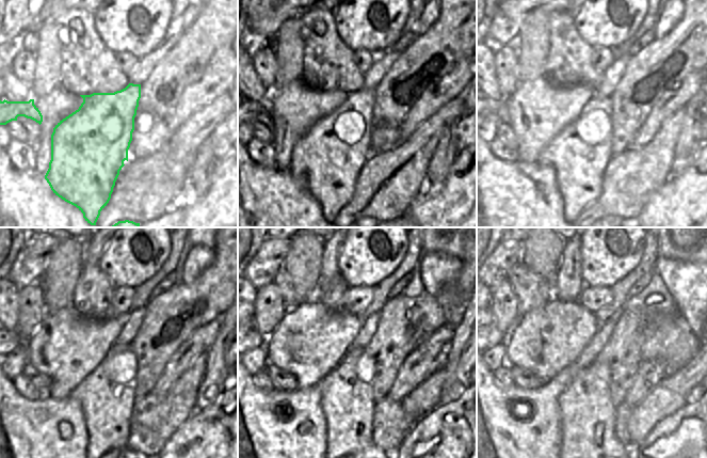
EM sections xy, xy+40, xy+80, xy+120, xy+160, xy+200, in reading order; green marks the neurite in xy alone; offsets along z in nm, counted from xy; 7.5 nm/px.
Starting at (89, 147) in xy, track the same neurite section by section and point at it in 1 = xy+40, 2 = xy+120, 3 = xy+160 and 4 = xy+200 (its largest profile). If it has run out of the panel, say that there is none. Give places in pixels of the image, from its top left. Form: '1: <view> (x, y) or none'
1: xy+40 (326, 161)
2: xy+120 (107, 395)
3: xy+160 (347, 398)
4: xy+200 (588, 416)

